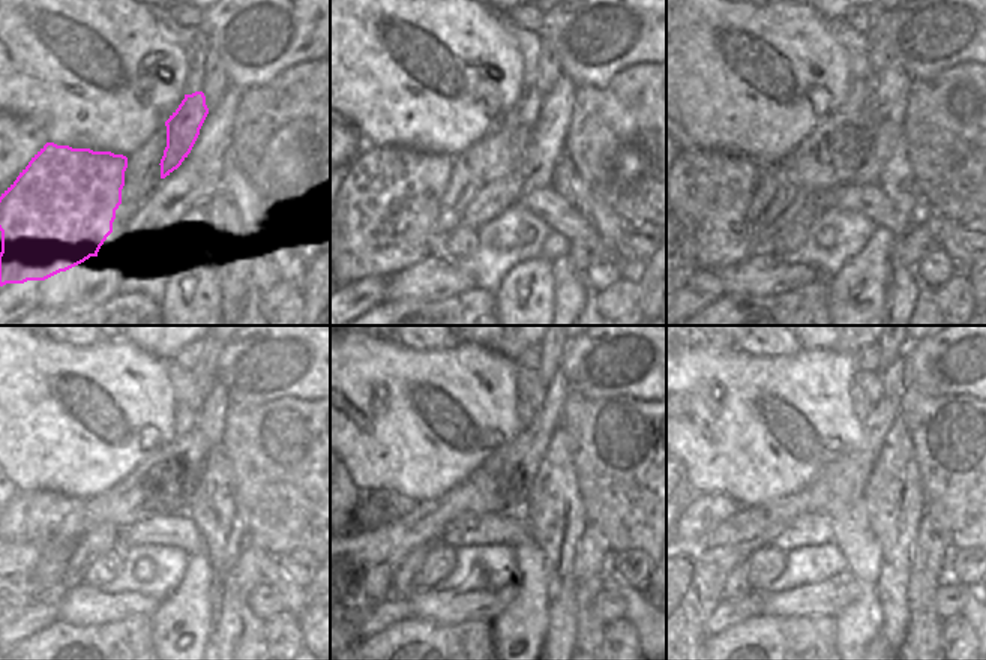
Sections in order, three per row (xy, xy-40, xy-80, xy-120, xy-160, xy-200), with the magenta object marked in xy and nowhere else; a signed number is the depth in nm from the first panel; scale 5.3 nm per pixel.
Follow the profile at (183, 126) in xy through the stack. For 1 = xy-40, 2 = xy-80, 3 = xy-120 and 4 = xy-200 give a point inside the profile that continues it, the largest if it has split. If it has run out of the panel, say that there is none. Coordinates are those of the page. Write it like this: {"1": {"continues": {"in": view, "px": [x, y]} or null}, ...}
{"1": {"continues": {"in": "xy-40", "px": [526, 113]}}, "2": {"continues": {"in": "xy-80", "px": [862, 93]}}, "3": {"continues": {"in": "xy-120", "px": [186, 419]}}, "4": {"continues": {"in": "xy-200", "px": [862, 408]}}}

